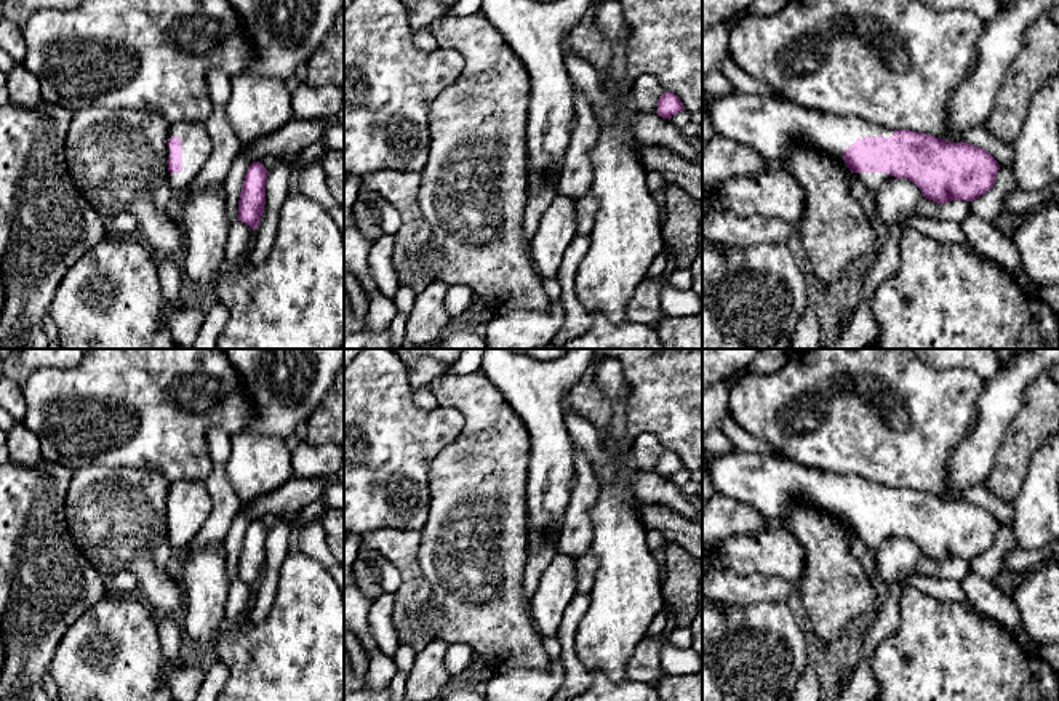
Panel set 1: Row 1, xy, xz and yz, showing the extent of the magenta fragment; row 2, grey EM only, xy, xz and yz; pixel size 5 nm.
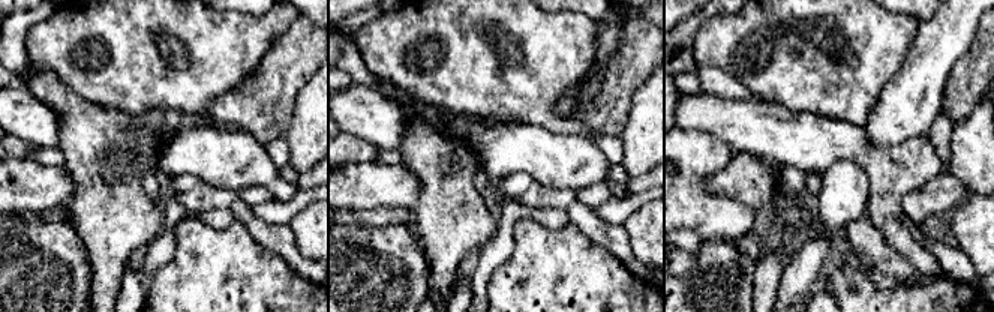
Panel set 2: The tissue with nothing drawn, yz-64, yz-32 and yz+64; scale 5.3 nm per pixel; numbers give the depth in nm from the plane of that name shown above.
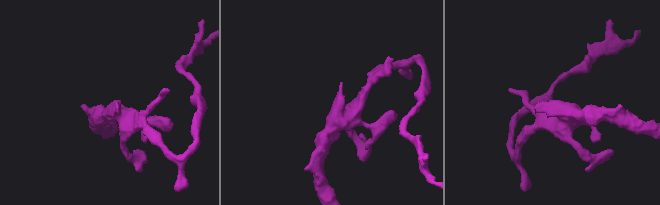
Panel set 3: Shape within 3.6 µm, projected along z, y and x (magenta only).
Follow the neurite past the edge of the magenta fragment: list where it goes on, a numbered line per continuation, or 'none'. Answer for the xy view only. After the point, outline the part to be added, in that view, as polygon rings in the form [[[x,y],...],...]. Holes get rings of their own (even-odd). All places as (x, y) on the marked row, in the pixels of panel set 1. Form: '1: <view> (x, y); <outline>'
1: xy (197, 144); [[[178,122],[171,123],[168,128],[168,139],[173,136],[179,136],[182,141],[182,171],[170,173],[168,171],[168,184],[174,190],[186,189],[200,170],[205,166],[213,142],[202,122]]]

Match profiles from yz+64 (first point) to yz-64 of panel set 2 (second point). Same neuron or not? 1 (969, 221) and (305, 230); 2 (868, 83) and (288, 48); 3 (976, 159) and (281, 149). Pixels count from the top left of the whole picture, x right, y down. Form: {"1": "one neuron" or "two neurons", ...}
{"1": "one neuron", "2": "two neurons", "3": "two neurons"}

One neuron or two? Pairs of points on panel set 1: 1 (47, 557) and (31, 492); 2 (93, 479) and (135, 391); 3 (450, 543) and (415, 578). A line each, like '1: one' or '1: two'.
1: one
2: two
3: two

